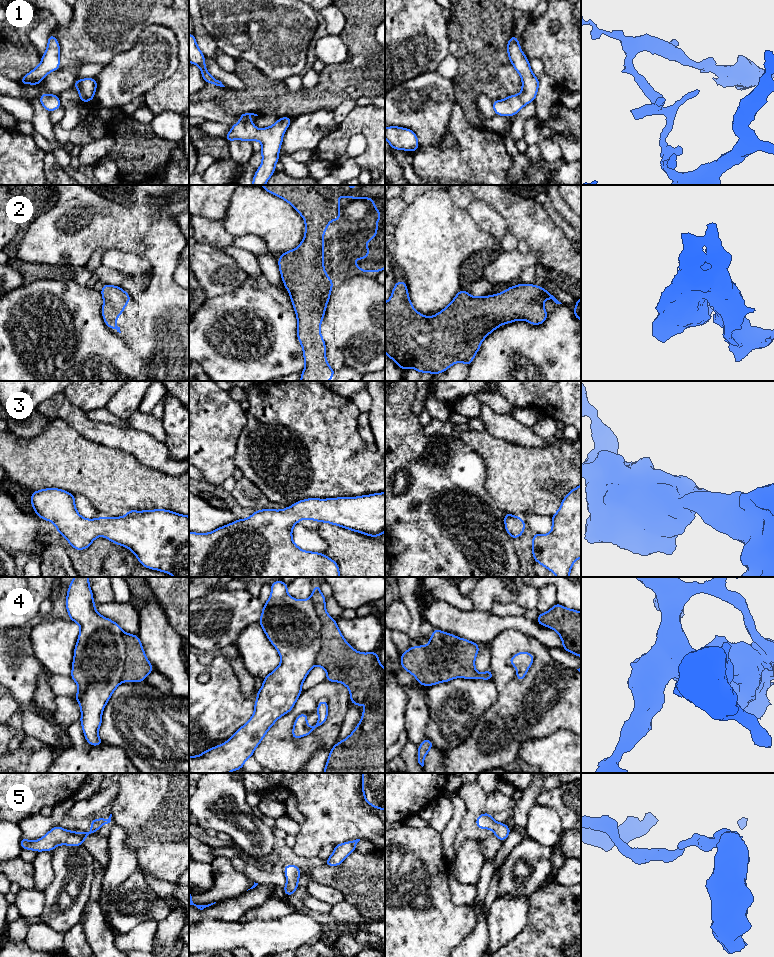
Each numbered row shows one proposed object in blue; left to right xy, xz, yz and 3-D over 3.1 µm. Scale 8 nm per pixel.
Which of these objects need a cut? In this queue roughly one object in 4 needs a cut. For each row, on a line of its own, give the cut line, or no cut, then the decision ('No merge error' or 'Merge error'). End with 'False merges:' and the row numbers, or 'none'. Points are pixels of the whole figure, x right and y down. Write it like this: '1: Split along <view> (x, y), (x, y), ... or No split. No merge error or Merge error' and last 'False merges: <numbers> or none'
1: No split. No merge error
2: No split. No merge error
3: No split. No merge error
4: Split along yz (455, 645), (441, 644), (431, 664). Merge error
5: No split. No merge error
False merges: 4

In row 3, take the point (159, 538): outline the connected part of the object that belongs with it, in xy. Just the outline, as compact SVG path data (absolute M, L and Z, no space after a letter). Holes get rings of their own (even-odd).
M57 488L31 492L31 505L41 519L53 522L60 535L64 536L75 550L87 549L102 535L116 545L131 550L140 564L174 577L189 577L189 516L170 510L128 510L122 517L99 517L86 519L75 507L75 496Z

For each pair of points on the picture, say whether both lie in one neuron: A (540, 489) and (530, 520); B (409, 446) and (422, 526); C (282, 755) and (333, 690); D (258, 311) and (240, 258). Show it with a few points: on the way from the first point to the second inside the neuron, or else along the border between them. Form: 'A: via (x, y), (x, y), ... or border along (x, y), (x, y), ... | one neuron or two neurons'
A: border along (550, 515), (525, 513), (521, 517) | two neurons
B: via (411, 466), (414, 493), (423, 502), (423, 506) | one neuron
C: via (303, 750), (334, 721), (334, 711) | one neuron
D: border along (248, 273), (256, 277), (262, 275) | two neurons

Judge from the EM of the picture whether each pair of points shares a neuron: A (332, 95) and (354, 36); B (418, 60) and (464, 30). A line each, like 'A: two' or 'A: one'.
A: one
B: two

